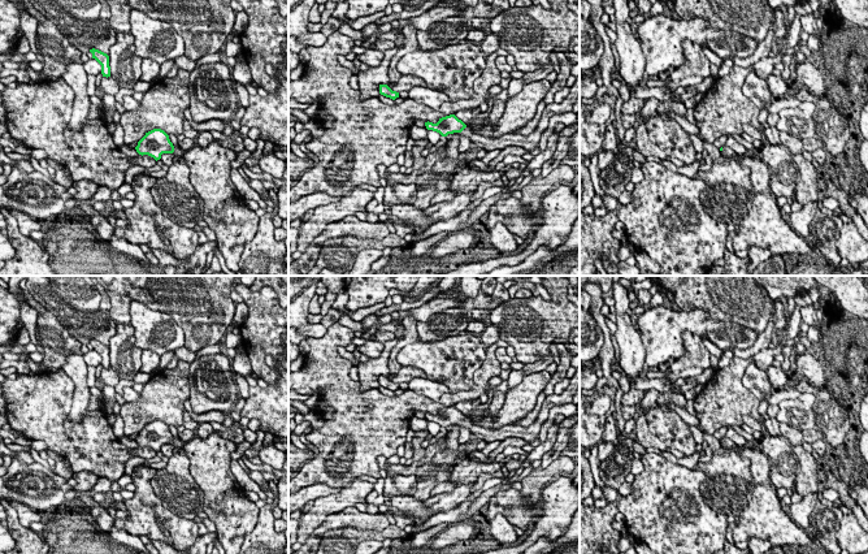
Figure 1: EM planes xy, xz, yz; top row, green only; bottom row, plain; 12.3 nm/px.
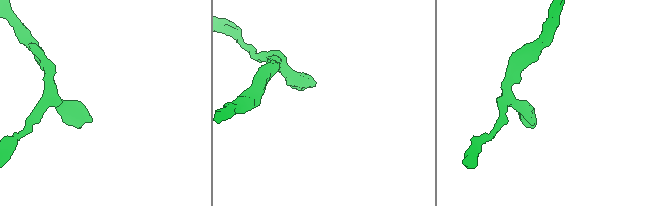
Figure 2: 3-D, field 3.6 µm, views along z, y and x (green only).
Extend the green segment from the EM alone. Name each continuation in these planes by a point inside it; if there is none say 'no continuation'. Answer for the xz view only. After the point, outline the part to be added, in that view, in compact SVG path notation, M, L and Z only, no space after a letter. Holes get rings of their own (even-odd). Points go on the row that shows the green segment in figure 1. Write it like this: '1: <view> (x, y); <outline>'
1: xz (529, 142); M580 74L576 77L574 85L570 87L569 95L561 103L550 103L546 105L542 116L539 118L538 126L535 130L522 137L521 134L504 134L499 138L485 138L476 133L472 125L468 125L460 134L469 138L472 143L478 146L481 150L492 151L492 150L504 150L508 146L518 146L528 151L533 151L539 144L539 138L542 133L547 129L550 118L555 114L572 112L572 108L580 96Z

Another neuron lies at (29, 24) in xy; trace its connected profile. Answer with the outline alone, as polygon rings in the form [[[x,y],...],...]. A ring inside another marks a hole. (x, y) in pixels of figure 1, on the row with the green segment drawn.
[[[9,0],[14,4],[14,7],[18,9],[21,16],[21,29],[23,31],[23,35],[29,40],[30,49],[36,55],[36,59],[39,61],[44,61],[44,57],[38,53],[35,39],[36,39],[36,29],[38,29],[38,21],[35,17],[32,17],[29,12],[21,8],[21,0]]]

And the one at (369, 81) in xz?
[[[398,47],[386,49],[385,57],[378,66],[369,66],[366,72],[359,72],[359,91],[361,95],[361,100],[368,100],[372,98],[379,98],[379,86],[389,85],[389,66],[390,60],[396,53]]]

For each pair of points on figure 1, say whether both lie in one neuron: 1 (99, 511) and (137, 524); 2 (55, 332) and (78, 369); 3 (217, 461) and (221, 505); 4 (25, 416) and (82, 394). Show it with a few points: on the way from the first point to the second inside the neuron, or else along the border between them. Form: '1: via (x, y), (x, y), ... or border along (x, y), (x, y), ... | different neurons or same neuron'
1: border along (113, 519), (117, 527), (139, 537) | different neurons
2: border along (81, 354), (70, 354), (61, 367) | different neurons
3: via (217, 471), (221, 494) | same neuron
4: border along (63, 369), (73, 384), (64, 425), (73, 428) | different neurons

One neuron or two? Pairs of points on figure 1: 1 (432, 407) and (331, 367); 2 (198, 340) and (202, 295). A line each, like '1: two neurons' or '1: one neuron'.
1: one neuron
2: one neuron

